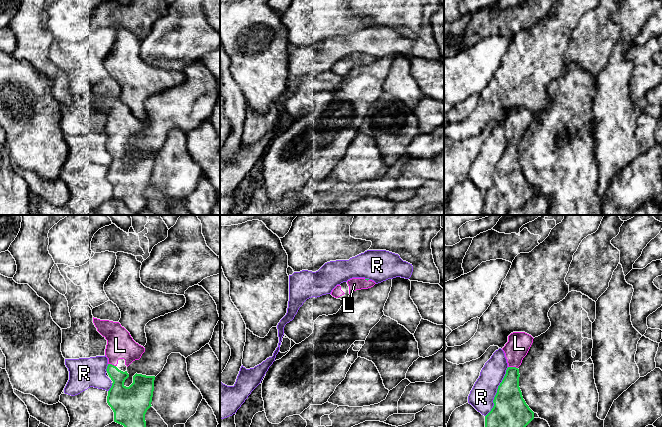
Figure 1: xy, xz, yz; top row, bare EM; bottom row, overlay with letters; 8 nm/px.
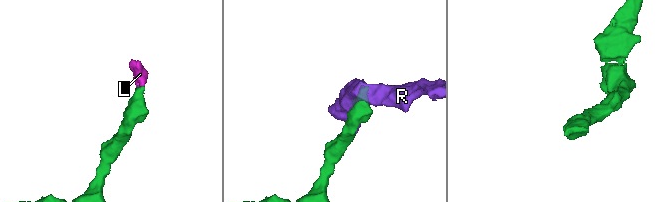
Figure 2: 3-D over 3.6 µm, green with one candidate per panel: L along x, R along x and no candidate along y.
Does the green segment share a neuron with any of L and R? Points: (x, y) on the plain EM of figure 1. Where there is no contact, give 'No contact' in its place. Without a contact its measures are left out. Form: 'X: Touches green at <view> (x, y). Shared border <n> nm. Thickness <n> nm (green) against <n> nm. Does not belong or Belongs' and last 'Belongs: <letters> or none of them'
L: Touches green at yz (513, 143). Shared border 80 nm. Thickness 220 nm (green) against 190 nm. Belongs
R: Touches green at yz (497, 168). Shared border 440 nm. Thickness 300 nm (green) against 200 nm. Does not belong
Belongs: L

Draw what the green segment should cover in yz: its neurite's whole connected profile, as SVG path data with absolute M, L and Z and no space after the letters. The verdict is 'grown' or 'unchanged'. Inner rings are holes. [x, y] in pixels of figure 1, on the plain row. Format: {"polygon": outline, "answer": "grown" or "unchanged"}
{"polygon": "M513 108L502 124L508 144L498 162L494 182L485 192L485 215L508 215L510 210L521 208L534 195L534 188L526 180L519 163L518 145L533 115L525 108Z", "answer": "grown"}

